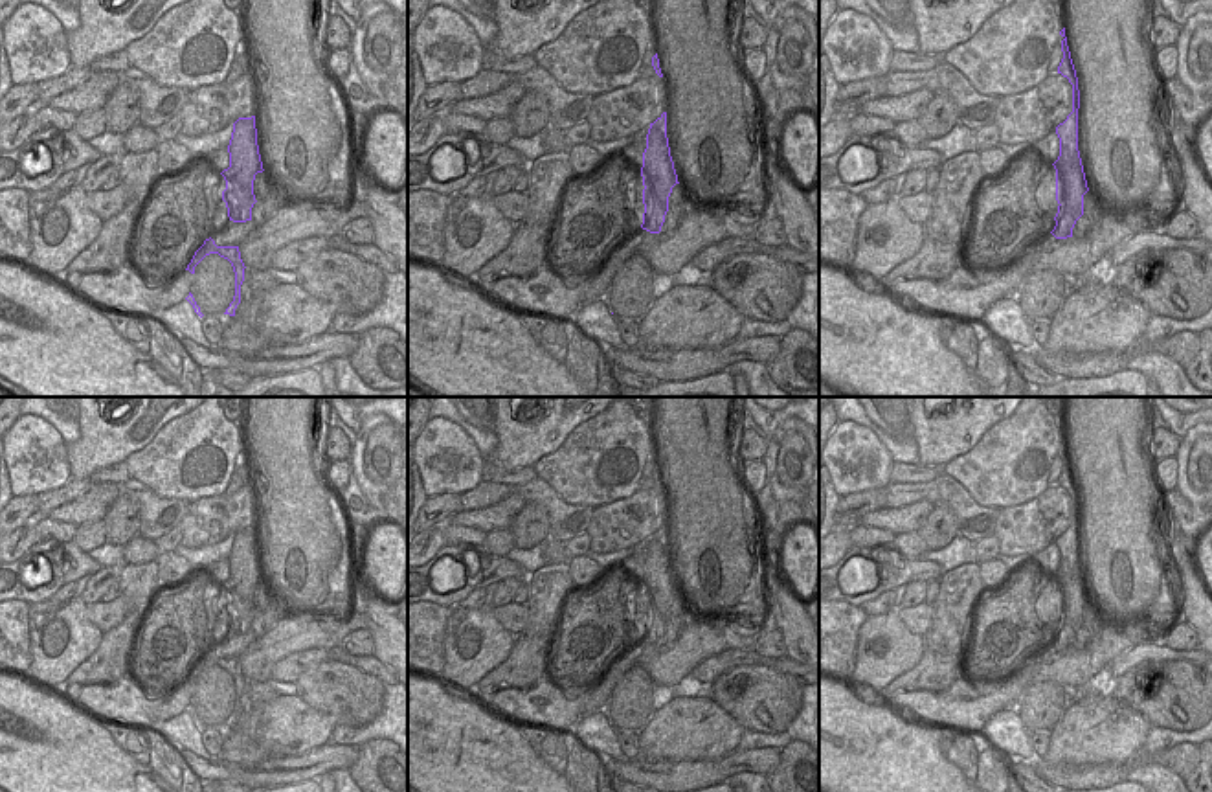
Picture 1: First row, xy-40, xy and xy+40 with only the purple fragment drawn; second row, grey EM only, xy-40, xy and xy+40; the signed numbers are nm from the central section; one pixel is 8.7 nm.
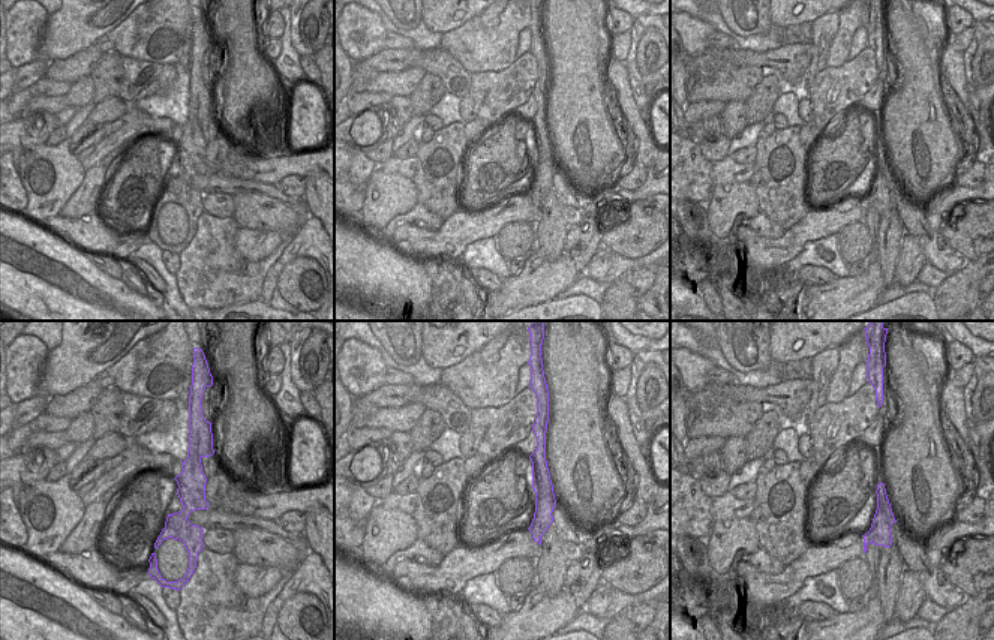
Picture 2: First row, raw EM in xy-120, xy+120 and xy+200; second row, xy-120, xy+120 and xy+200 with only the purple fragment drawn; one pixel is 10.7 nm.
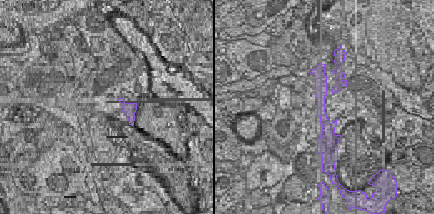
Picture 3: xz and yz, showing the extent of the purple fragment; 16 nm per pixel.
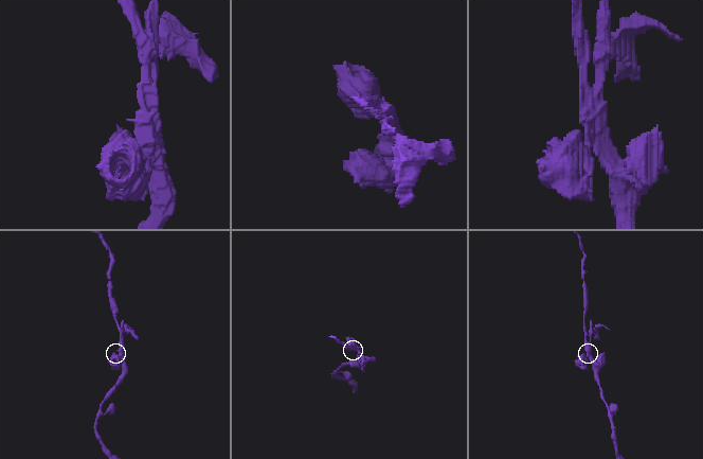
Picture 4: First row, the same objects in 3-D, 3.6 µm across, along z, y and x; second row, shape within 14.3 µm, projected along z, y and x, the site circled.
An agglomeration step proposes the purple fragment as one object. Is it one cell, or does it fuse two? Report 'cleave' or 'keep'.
cleave

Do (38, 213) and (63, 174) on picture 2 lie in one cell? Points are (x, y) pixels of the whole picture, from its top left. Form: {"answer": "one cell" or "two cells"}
{"answer": "one cell"}

